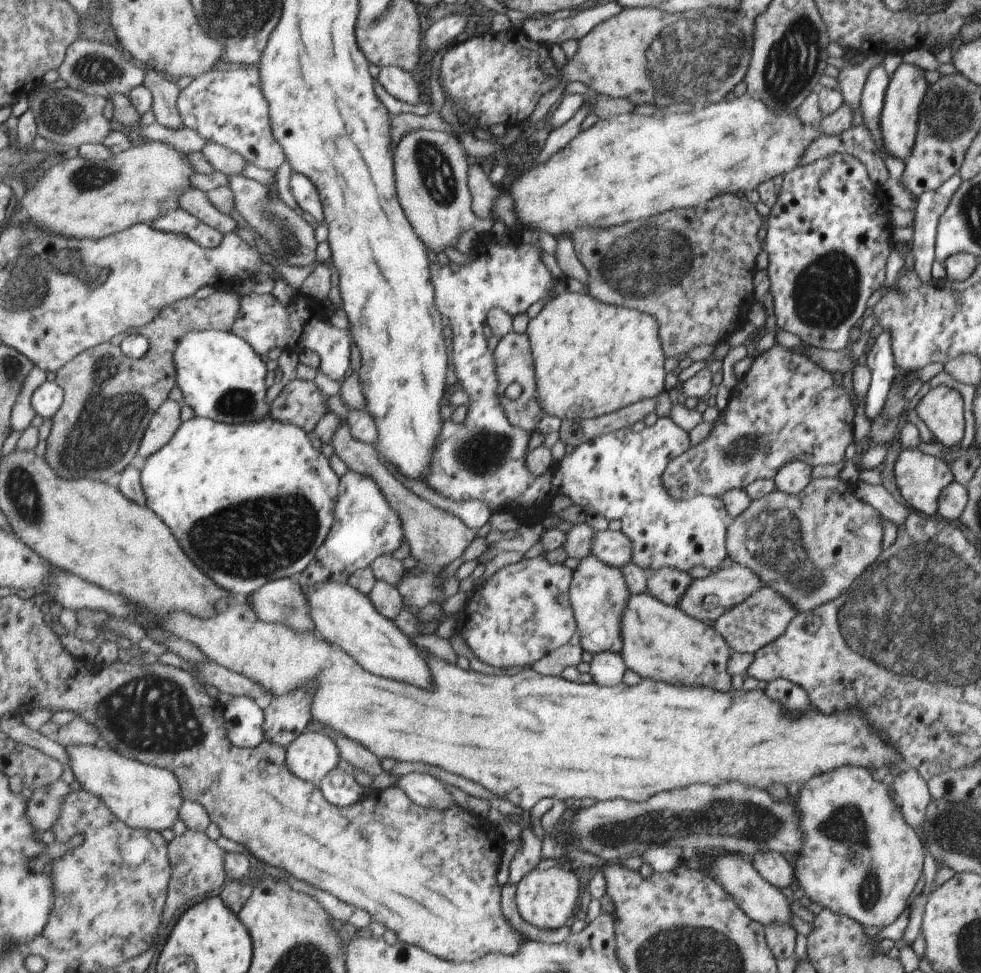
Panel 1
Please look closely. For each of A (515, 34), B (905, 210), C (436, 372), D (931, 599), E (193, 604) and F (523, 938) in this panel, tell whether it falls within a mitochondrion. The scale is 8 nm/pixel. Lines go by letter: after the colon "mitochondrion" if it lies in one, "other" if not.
A: other
B: other
C: other
D: mitochondrion
E: other
F: other

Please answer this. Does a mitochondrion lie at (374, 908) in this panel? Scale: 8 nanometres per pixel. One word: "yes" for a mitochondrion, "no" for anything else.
no

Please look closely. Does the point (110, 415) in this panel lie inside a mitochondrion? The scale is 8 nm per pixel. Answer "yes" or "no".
yes

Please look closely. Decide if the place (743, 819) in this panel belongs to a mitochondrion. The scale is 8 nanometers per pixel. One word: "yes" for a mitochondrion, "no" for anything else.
yes

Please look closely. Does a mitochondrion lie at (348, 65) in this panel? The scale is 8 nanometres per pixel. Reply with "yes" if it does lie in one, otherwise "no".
no

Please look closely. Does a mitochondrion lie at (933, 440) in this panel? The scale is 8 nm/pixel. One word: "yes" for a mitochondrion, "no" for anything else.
no

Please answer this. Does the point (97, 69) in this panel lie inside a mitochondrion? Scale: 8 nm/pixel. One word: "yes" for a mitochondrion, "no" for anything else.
yes

